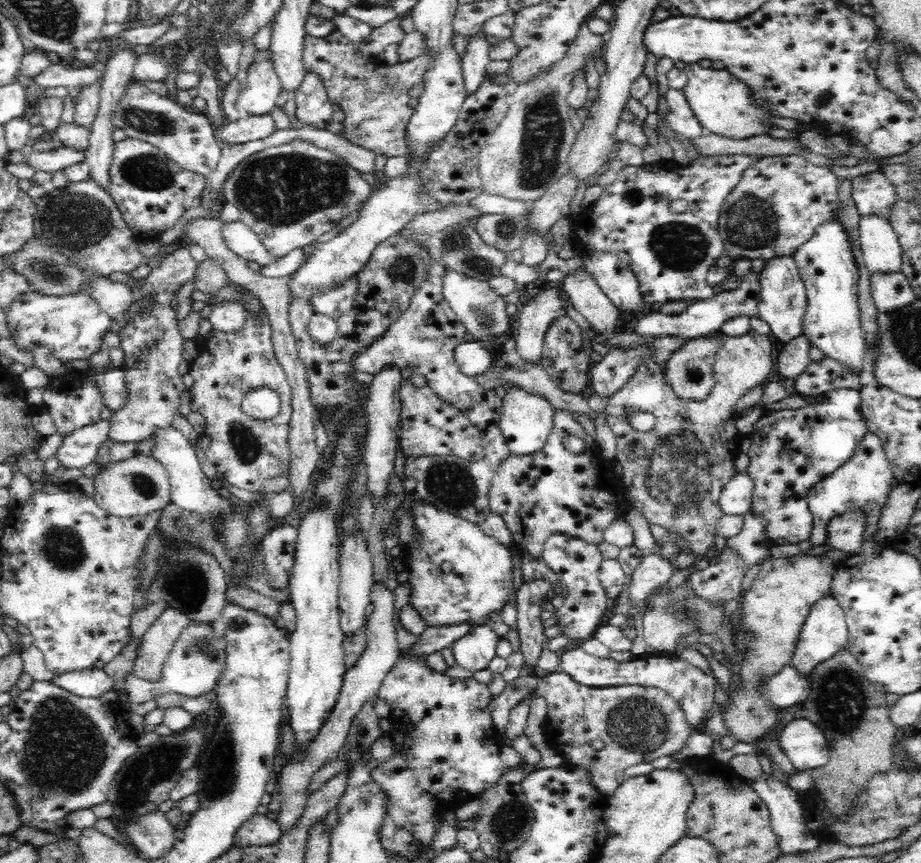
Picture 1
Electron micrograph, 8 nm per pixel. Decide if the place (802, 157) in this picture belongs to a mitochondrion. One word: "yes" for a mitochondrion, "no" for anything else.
no

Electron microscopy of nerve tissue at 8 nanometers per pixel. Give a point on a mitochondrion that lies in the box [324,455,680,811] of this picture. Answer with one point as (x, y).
(637, 724)

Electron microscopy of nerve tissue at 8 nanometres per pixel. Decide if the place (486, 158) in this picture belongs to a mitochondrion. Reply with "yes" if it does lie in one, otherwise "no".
no

